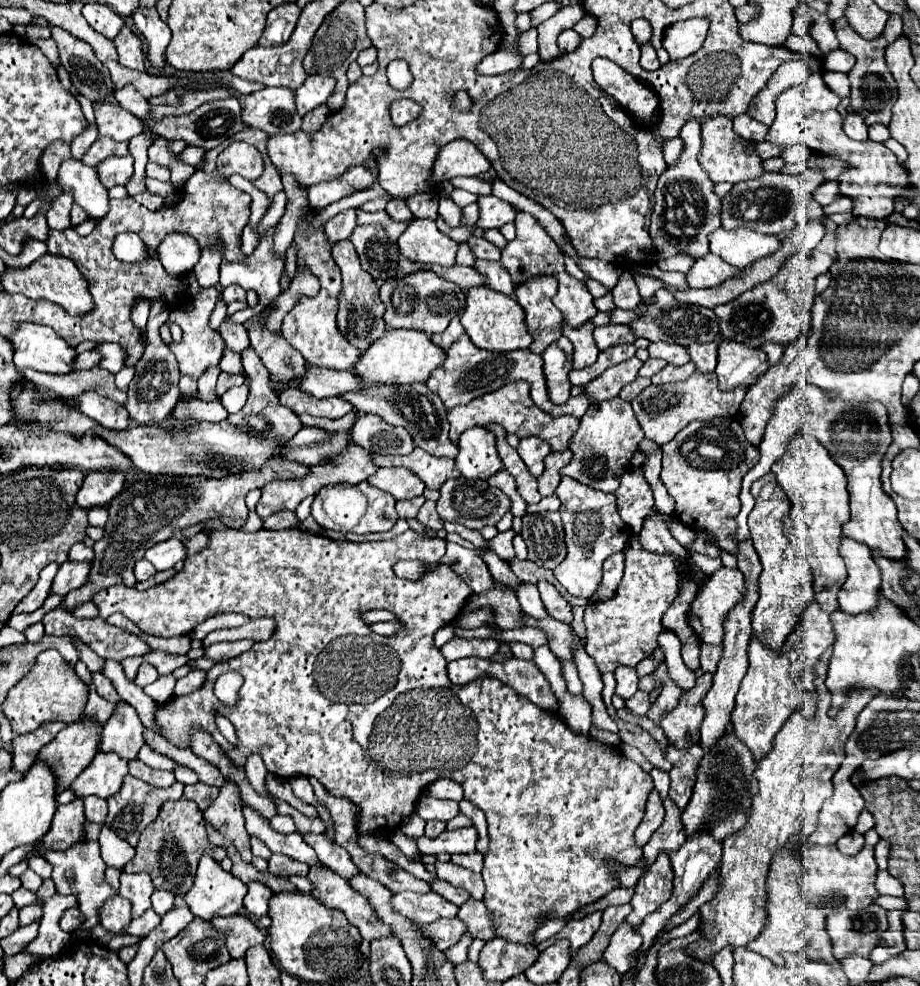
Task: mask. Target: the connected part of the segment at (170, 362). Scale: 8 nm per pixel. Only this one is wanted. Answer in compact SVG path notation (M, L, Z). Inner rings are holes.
M151 303L151 315L147 321L147 347L145 351L153 351L153 353L143 353L143 357L137 361L137 373L133 377L133 381L129 383L127 389L127 401L125 407L131 415L133 421L137 421L137 425L157 425L161 421L167 419L169 411L173 411L177 399L179 399L179 367L175 361L175 355L169 351L169 347L161 341L159 337L159 325L165 323L169 319L169 307L161 307L161 303Z

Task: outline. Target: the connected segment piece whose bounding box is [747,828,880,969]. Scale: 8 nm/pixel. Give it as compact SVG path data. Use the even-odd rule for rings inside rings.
M874 828L864 835L865 843L861 853L849 857L843 855L835 845L817 845L809 847L805 837L795 835L793 847L785 843L771 861L771 869L767 875L767 925L753 943L747 943L749 951L755 951L773 963L781 963L781 953L805 953L809 959L827 959L833 967L841 969L839 961L831 953L831 941L825 931L825 919L829 913L841 909L861 909L867 907L873 897L877 897L875 889L875 873L877 863L873 859L873 847L880 840ZM809 847L809 849L803 849Z

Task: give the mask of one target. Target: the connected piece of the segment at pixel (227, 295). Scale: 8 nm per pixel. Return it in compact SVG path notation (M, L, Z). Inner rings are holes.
M233 283L233 285L225 287L225 291L223 291L223 299L225 299L225 303L231 303L231 301L235 301L235 299L245 301L245 289L243 289L241 285Z

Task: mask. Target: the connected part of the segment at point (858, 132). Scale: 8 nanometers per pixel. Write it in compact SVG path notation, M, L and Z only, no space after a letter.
M847 111L845 123L843 123L843 131L847 133L847 137L857 139L857 141L867 141L867 125L861 119L861 115L857 115L855 111Z

